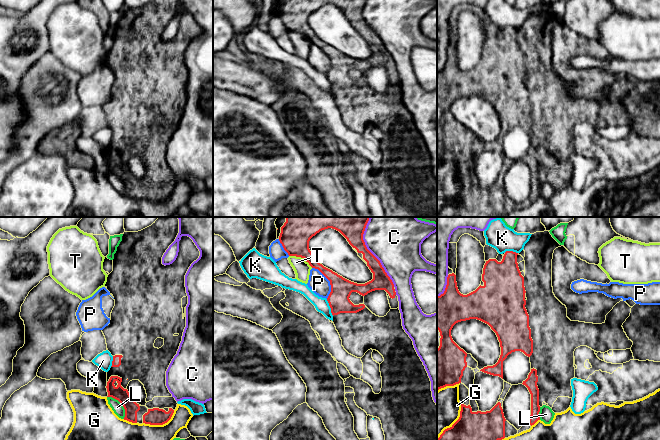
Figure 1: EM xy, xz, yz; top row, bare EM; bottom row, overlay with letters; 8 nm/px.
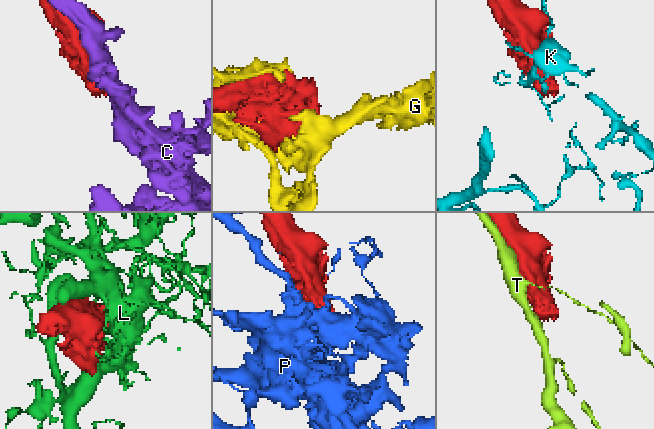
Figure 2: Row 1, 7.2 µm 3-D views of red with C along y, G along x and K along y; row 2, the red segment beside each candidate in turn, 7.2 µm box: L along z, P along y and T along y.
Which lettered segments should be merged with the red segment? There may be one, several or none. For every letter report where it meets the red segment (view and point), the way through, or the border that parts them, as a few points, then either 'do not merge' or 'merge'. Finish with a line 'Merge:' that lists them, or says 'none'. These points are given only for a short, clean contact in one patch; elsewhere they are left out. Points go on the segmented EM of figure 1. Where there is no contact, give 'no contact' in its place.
C: xz (370, 252) | do not merge
G: xy (160, 424) | do not merge
K: xz (330, 307) | do not merge
L: xy (121, 403) | do not merge
P: xz (329, 280) | do not merge
T: xz (301, 257) | do not merge
Merge: none

